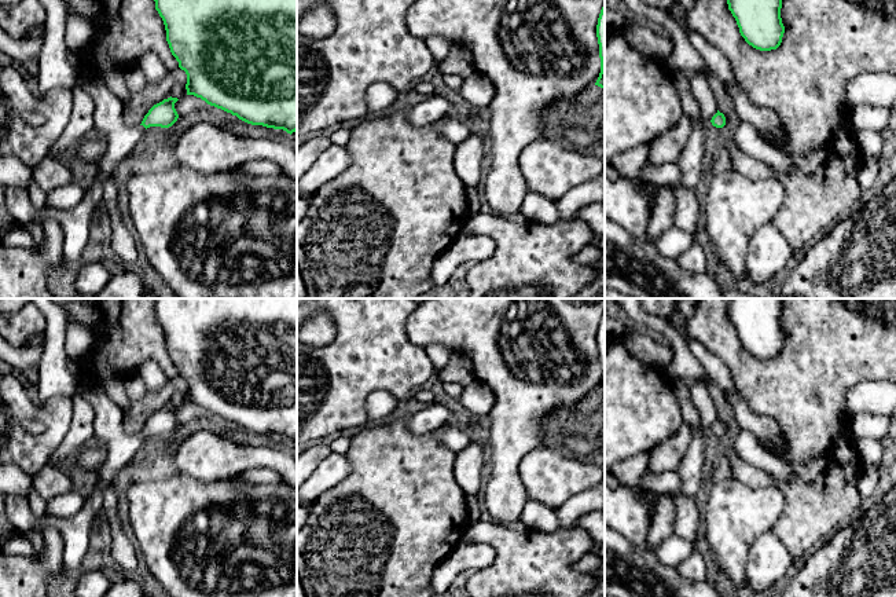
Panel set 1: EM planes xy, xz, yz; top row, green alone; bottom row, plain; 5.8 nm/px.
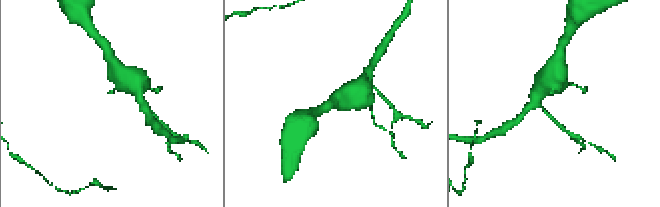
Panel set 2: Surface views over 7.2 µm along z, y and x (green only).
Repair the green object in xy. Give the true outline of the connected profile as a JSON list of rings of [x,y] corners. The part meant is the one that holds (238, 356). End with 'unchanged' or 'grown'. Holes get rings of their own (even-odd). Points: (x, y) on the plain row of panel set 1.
[[[155,298],[154,310],[170,360],[187,382],[187,403],[251,433],[297,439],[297,298]]]; unchanged

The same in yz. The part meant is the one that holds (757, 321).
[[[731,298],[728,318],[741,344],[756,358],[776,358],[785,341],[781,326],[782,298]]]; unchanged

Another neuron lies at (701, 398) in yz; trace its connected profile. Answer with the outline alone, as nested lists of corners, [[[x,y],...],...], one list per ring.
[[[693,381],[688,389],[691,402],[699,415],[699,428],[702,431],[710,429],[717,421],[717,411],[706,384]]]

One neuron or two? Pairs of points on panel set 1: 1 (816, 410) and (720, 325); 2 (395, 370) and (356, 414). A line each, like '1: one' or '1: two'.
1: one
2: one

